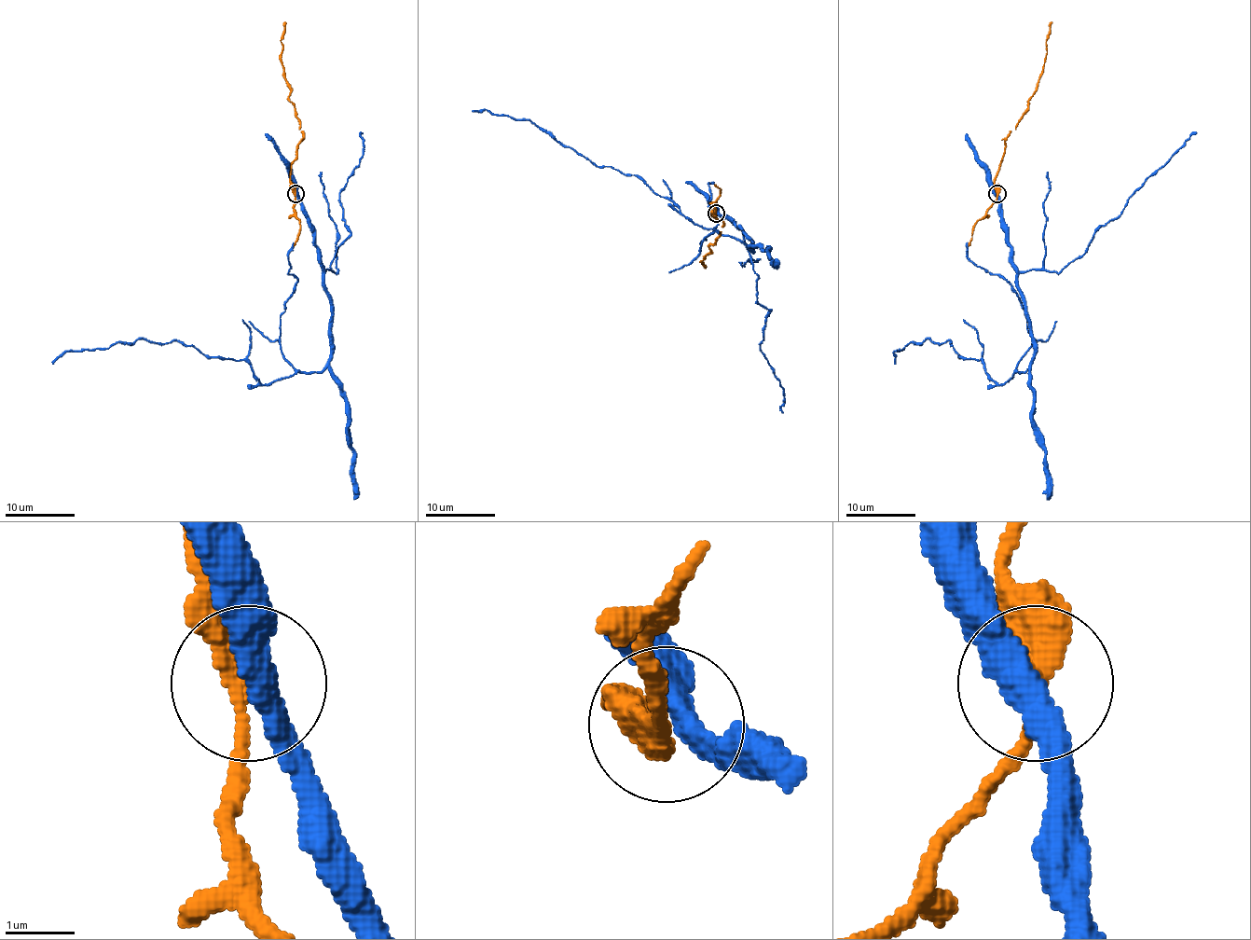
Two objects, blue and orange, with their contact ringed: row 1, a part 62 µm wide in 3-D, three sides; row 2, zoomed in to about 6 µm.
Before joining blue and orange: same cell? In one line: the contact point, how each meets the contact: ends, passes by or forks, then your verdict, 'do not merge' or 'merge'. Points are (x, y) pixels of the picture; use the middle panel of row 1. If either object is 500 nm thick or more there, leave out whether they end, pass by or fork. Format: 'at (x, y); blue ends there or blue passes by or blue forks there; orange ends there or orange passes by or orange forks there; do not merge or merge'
at (716, 214); blue passes by; orange passes by; merge

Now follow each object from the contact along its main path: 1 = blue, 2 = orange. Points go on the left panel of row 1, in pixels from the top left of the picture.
1: (296, 193), (332, 307), (330, 362), (321, 371), (264, 385), (244, 360), (148, 339), (70, 350), (51, 362)
2: (295, 193), (290, 171), (302, 134), (300, 120), (288, 97), (290, 87), (282, 73), (281, 40), (284, 22)

